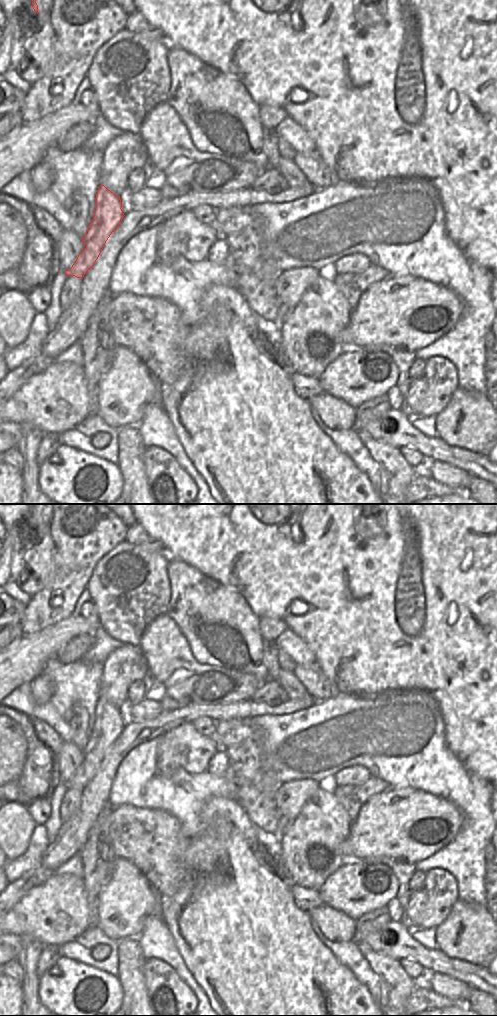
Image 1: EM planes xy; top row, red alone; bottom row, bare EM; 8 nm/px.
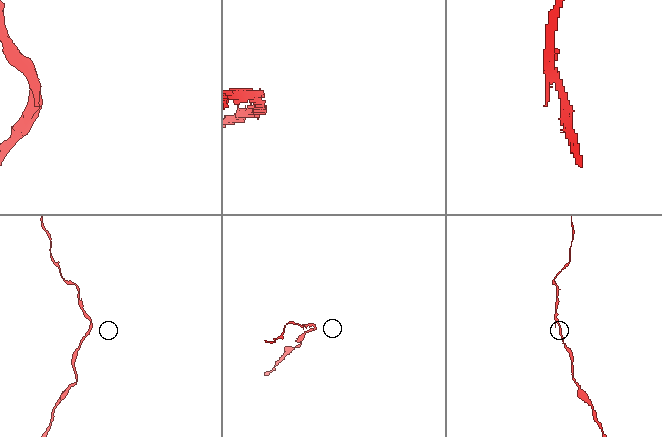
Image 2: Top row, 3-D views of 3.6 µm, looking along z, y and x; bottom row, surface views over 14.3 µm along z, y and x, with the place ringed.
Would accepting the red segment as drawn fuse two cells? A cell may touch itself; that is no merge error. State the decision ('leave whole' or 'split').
split

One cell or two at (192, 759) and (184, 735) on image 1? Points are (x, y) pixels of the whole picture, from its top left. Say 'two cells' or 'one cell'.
one cell

